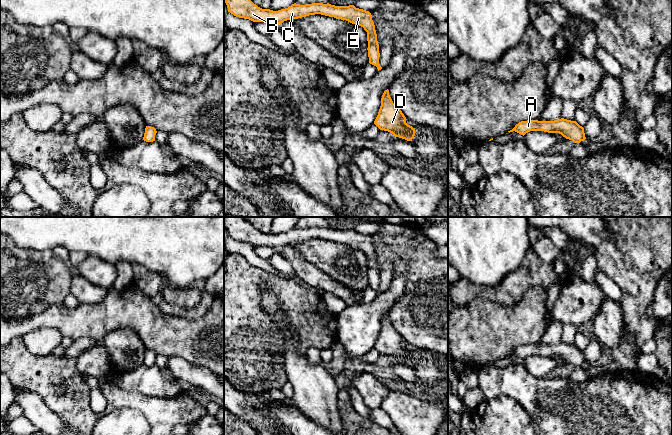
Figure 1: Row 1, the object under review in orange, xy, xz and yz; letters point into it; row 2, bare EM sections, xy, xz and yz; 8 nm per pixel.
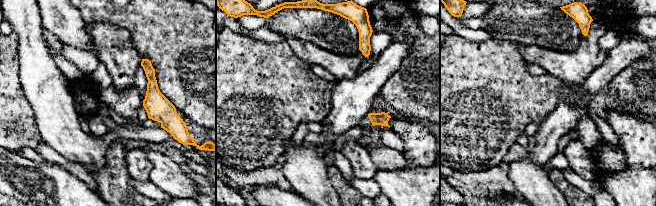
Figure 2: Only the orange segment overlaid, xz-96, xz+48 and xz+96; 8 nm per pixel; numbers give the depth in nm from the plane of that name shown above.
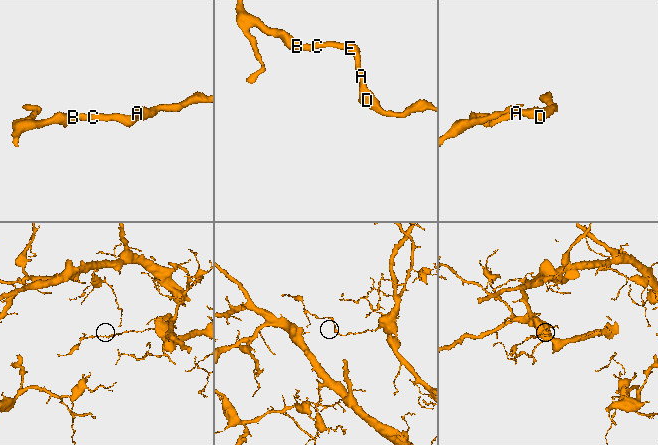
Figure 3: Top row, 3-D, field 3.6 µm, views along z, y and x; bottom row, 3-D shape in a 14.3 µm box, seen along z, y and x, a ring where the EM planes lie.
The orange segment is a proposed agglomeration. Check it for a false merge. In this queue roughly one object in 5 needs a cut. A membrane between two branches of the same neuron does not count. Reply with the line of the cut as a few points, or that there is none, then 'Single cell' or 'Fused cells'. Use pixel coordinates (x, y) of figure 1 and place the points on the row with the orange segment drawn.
No split. Single cell

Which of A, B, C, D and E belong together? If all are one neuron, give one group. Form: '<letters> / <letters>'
A B C D E

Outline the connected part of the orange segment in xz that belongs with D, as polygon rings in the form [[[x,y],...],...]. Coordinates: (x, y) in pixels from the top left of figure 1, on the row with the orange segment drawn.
[[[385,90],[381,98],[381,106],[374,124],[384,131],[392,133],[395,137],[412,141],[415,128],[406,123],[406,117],[393,103],[389,90]]]

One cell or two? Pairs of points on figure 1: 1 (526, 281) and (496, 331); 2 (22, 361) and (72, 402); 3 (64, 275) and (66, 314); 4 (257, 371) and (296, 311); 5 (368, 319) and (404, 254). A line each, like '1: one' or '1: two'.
1: two
2: one
3: two
4: one
5: two

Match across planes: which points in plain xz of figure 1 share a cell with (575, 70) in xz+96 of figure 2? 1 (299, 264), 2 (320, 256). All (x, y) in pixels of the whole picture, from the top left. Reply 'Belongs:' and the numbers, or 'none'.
Belongs: 1

